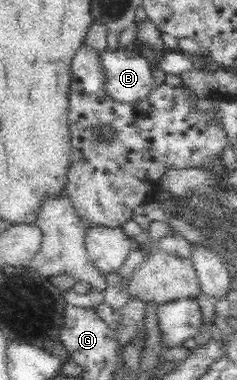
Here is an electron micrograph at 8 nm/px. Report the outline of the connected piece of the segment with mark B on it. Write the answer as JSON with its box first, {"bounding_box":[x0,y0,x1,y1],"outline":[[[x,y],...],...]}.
{"bounding_box":[100,48,156,102],"outline":[[[123,48],[105,50],[100,54],[100,58],[105,67],[105,75],[107,75],[107,92],[121,102],[145,100],[156,85],[151,76],[151,66],[149,66],[147,58],[137,50],[123,50]]]}

